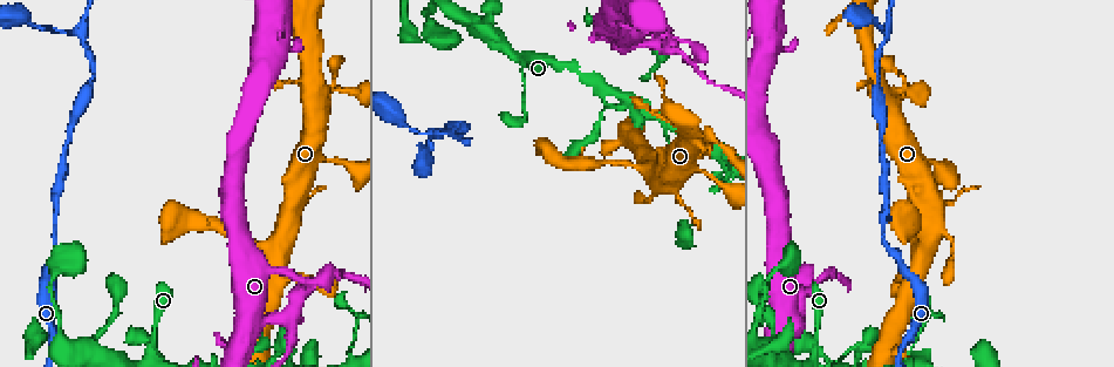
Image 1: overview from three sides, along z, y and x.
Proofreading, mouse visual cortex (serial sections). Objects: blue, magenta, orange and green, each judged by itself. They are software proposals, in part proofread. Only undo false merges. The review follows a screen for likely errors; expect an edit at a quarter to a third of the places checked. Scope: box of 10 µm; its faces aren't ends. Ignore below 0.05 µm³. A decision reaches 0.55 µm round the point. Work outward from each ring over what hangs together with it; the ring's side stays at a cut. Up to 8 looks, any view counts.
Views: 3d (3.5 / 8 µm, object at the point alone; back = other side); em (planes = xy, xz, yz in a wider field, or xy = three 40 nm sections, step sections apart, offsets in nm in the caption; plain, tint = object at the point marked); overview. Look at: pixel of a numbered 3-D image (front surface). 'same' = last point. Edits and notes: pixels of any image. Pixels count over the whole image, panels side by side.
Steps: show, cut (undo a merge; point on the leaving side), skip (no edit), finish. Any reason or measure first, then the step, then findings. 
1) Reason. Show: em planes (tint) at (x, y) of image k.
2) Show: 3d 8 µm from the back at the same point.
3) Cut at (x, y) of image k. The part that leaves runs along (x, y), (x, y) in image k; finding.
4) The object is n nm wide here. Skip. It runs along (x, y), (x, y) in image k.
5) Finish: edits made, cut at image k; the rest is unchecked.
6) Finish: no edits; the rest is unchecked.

Calibre changes. Show: 3d 3.5 µm at (525, 113) of image 1.

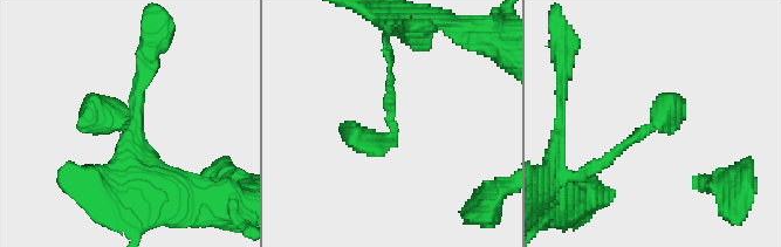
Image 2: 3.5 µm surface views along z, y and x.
Show: em xy step 1 (tint) at (391, 125) of image 2.

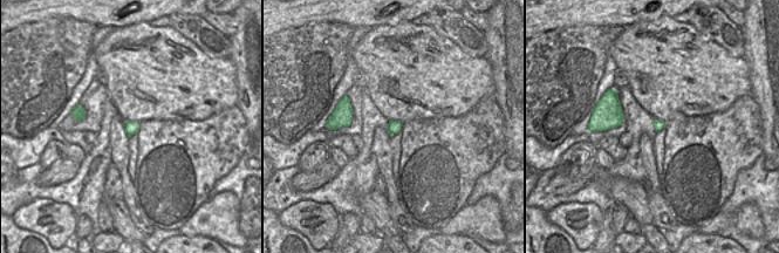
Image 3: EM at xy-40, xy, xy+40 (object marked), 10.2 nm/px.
Show: em xy step 5 (tint) at the same point.

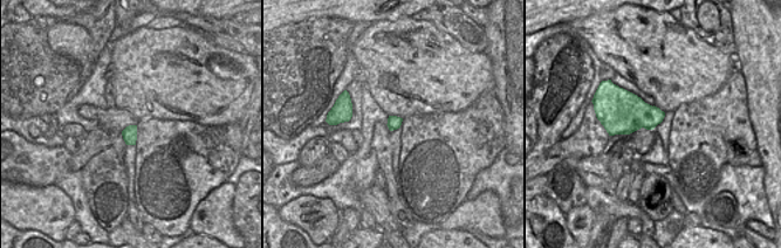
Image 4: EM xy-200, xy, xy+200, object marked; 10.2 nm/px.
Skip. It runs along (388, 64), (391, 137), (341, 128) in image 2; one cell here.

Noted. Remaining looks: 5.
Abrupt turn. Show: 3d 3.5 µm at (795, 324) of image 1.

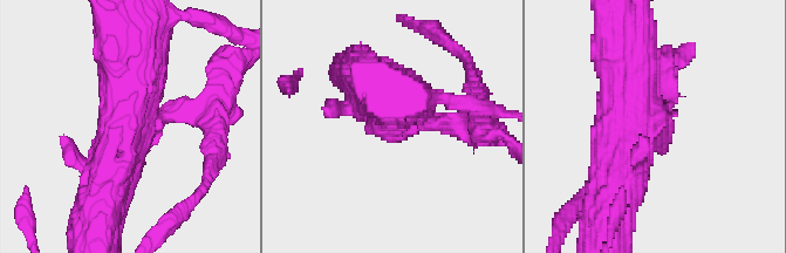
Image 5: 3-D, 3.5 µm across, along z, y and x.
Need the tissue. Show: em xy step 5 (tint) at (650, 121) of image 5.

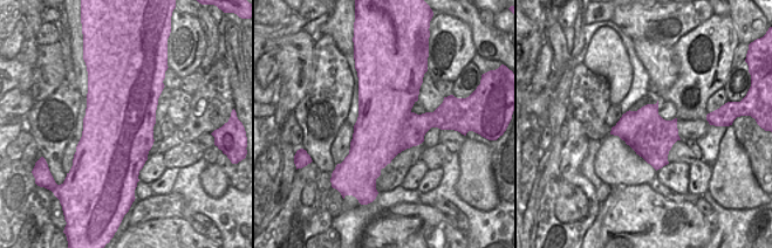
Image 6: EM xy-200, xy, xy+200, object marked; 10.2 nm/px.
Another direction. Show: em planes (tint) at the same point.

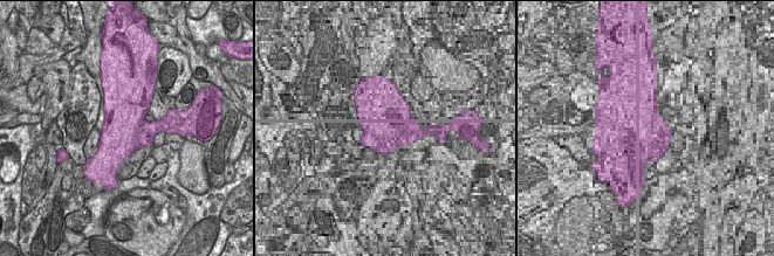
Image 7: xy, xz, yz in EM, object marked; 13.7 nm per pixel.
Cut at (456, 127) of image 5. A second cell is stuck on.

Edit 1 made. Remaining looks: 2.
Finish: edits made, cut at image 5; the rest is unchecked.

